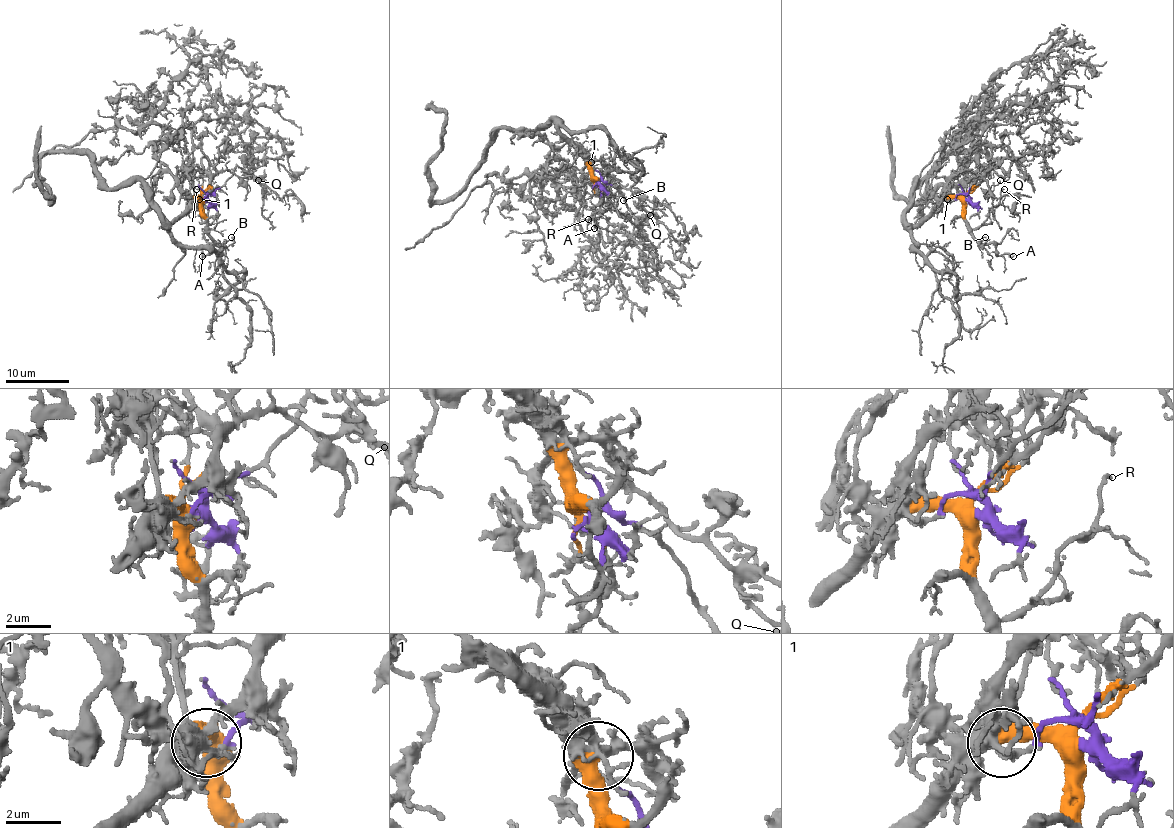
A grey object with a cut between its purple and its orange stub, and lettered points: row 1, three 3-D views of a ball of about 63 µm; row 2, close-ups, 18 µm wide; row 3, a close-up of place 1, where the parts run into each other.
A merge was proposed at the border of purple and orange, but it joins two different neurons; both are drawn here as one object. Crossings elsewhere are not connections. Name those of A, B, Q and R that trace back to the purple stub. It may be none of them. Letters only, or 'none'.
Q

